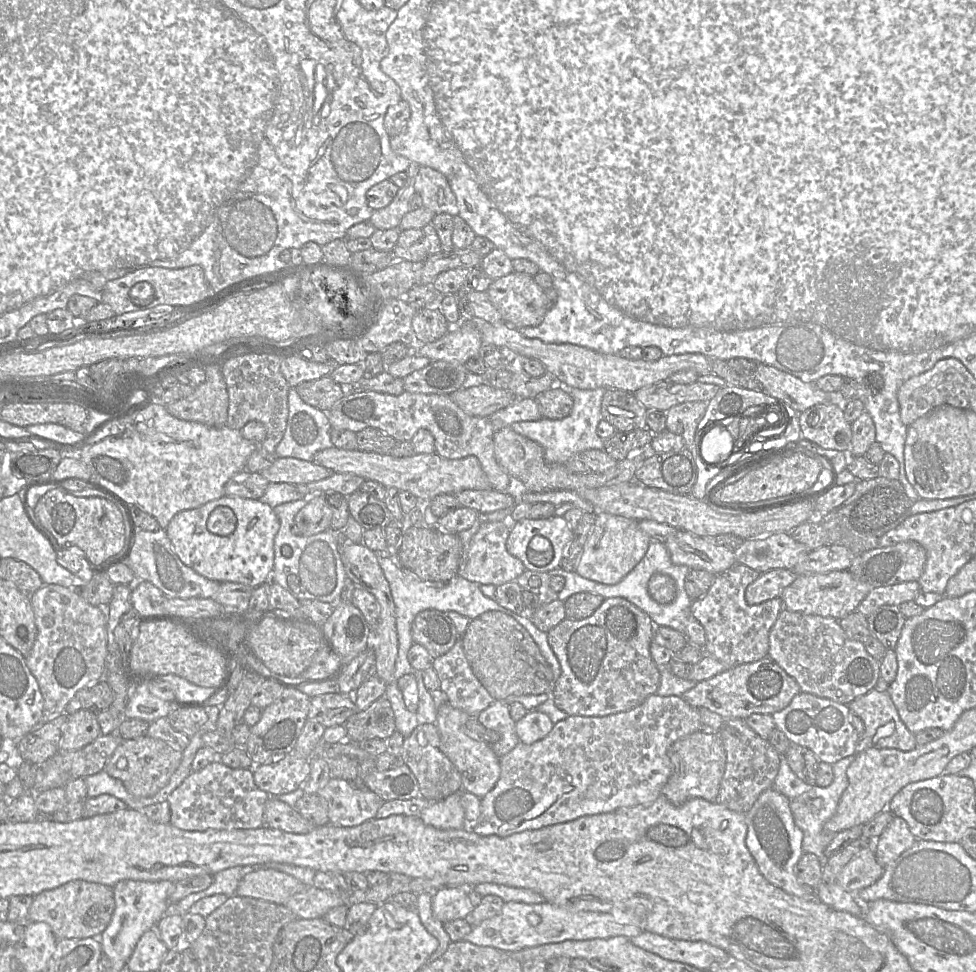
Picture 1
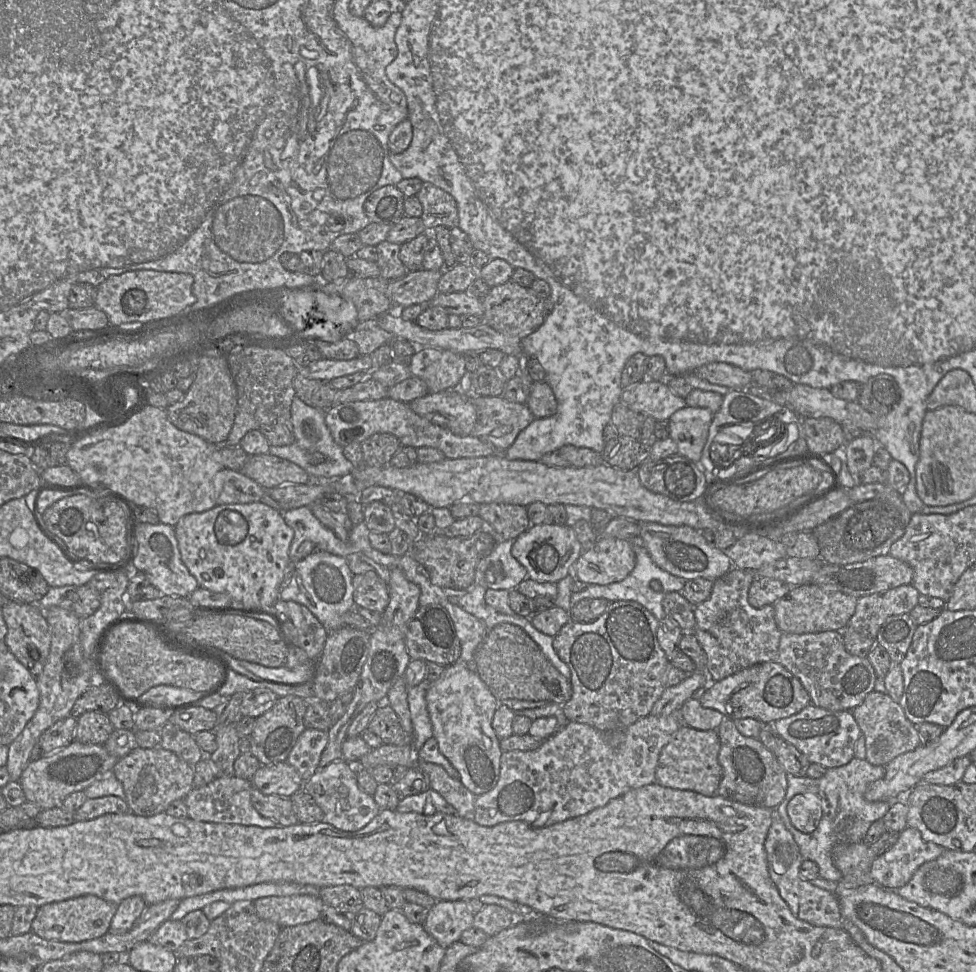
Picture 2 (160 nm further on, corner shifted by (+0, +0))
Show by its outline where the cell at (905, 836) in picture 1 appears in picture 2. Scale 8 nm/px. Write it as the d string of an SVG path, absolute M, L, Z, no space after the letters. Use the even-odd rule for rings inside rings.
M907 826L897 842L874 859L870 873L875 884L897 890L911 880L922 864L938 858L944 850L943 846L925 841L916 828Z

